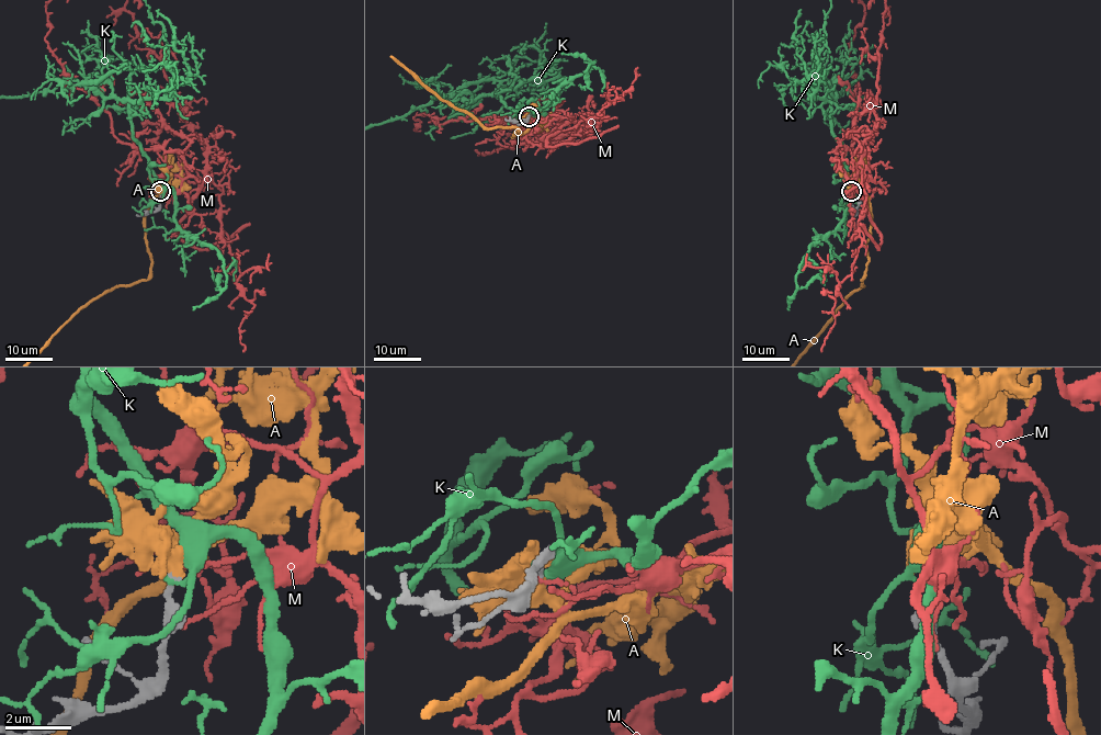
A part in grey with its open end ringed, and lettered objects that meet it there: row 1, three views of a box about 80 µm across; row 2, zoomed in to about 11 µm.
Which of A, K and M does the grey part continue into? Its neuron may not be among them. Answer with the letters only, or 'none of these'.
none of these

